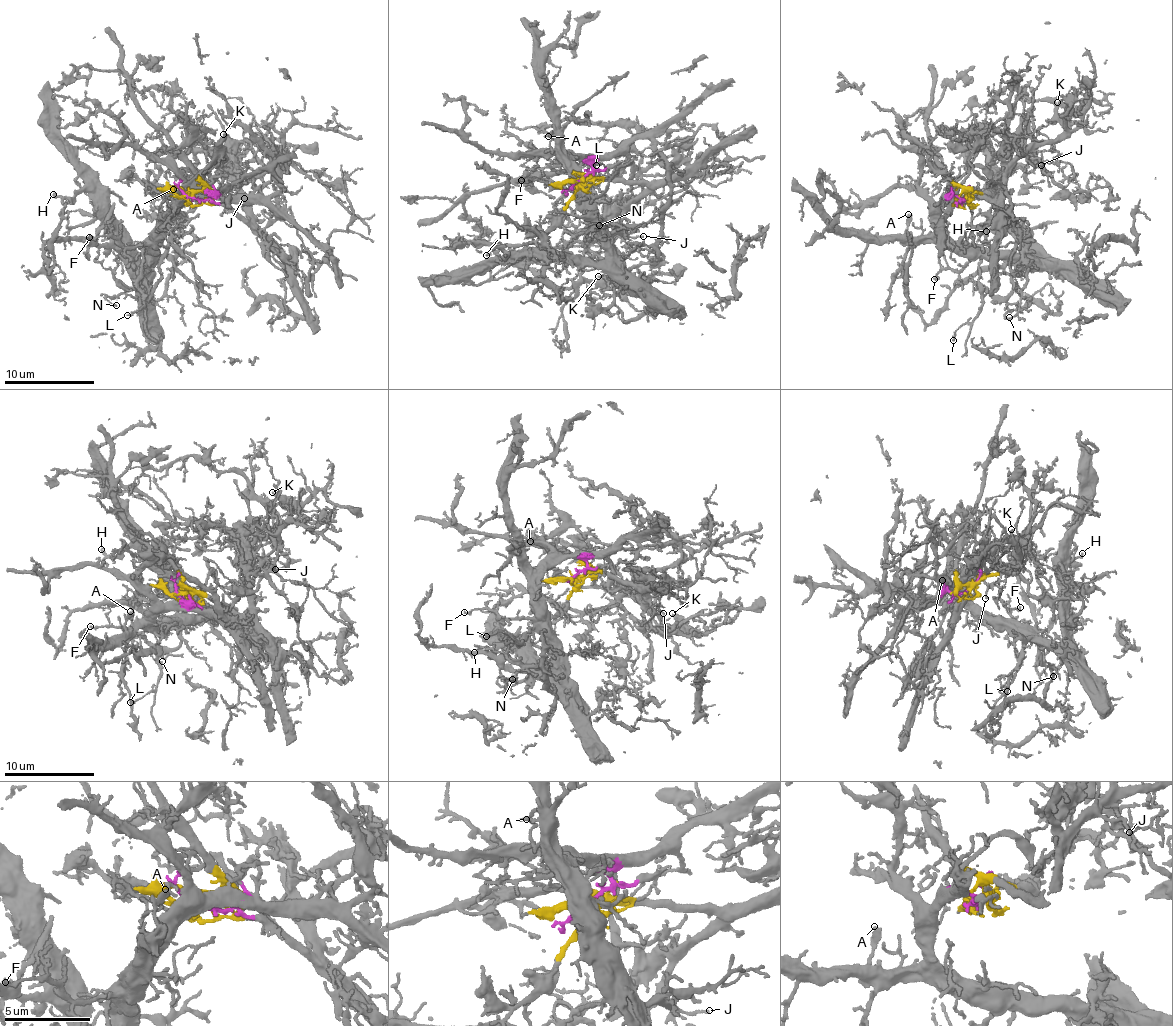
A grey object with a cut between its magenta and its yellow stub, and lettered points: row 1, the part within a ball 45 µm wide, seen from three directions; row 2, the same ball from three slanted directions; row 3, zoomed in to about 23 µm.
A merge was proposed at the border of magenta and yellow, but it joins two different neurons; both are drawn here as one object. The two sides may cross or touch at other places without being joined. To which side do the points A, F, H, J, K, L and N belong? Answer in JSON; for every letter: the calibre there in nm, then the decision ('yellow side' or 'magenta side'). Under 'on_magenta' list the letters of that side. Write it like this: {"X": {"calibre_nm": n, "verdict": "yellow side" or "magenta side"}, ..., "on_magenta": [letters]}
{"A": {"calibre_nm": 150, "verdict": "magenta side"}, "F": {"calibre_nm": 190, "verdict": "magenta side"}, "H": {"calibre_nm": 190, "verdict": "magenta side"}, "J": {"calibre_nm": 150, "verdict": "yellow side"}, "K": {"calibre_nm": 280, "verdict": "yellow side"}, "L": {"calibre_nm": 150, "verdict": "magenta side"}, "N": {"calibre_nm": 100, "verdict": "magenta side"}, "on_magenta": ["A", "F", "H", "L", "N"]}

